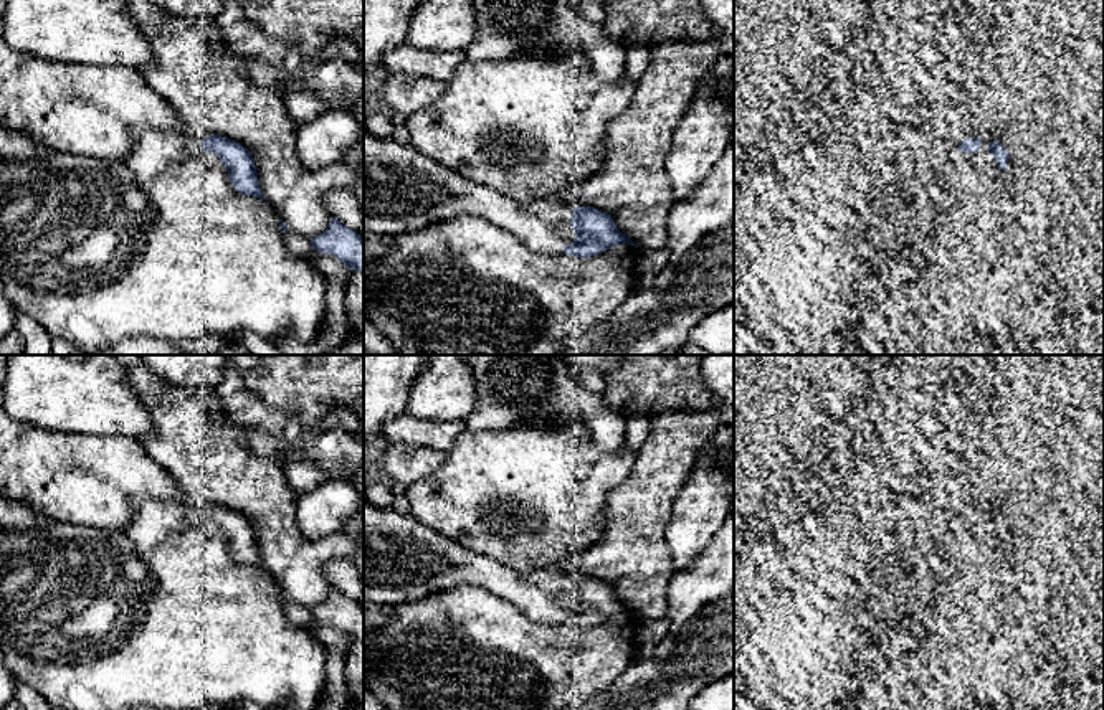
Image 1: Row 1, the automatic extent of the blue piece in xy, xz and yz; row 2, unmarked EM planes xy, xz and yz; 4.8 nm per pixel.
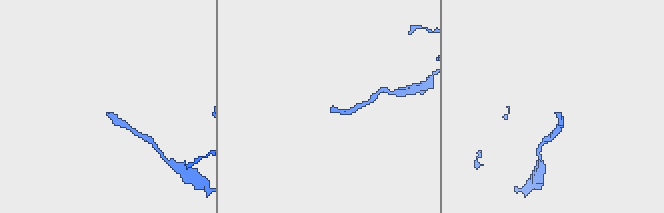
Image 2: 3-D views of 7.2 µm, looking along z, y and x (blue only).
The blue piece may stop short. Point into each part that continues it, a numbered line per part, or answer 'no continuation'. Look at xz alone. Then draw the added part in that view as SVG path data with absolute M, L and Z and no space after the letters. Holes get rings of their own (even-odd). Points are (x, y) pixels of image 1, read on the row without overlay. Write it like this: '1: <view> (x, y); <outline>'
1: xz (404, 560); M364 500L364 604L395 606L468 585L509 601L532 621L557 624L575 609L570 596L572 583L573 575L564 565L519 573L493 558L466 550L412 515L400 515Z

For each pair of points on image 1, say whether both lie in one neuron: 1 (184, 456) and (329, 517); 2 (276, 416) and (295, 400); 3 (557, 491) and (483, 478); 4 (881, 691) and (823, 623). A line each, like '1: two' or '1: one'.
1: two
2: two
3: one
4: two

